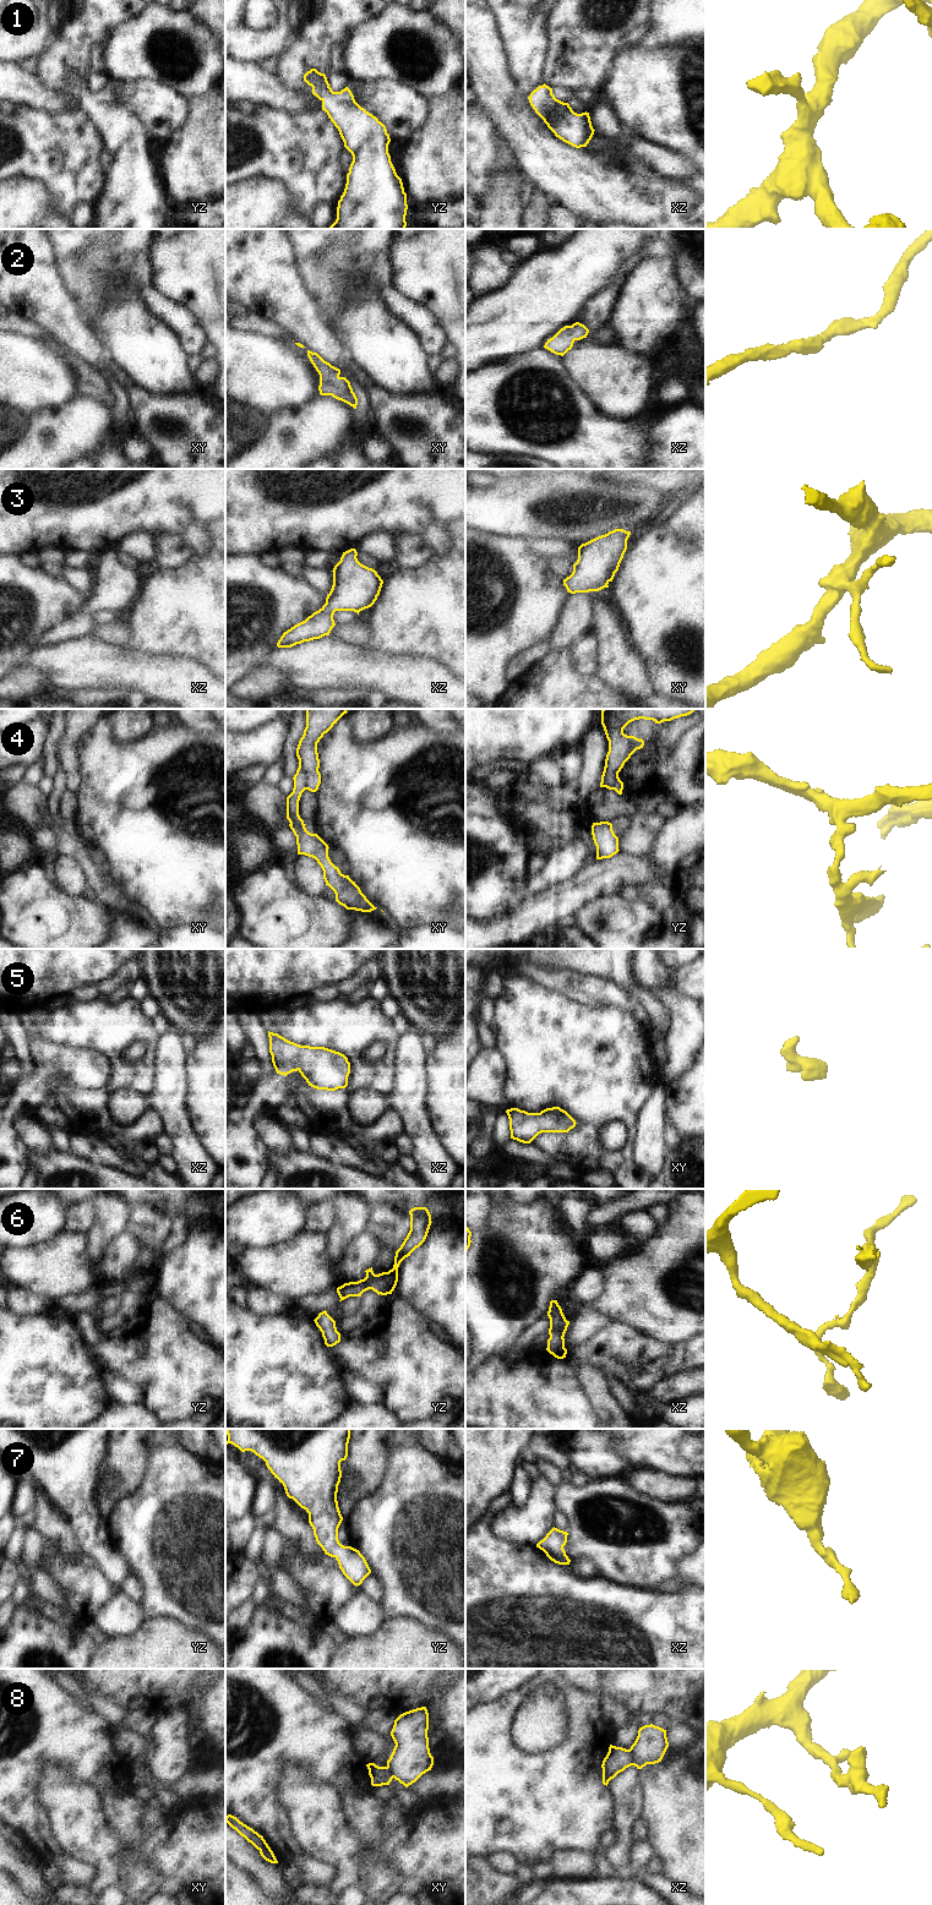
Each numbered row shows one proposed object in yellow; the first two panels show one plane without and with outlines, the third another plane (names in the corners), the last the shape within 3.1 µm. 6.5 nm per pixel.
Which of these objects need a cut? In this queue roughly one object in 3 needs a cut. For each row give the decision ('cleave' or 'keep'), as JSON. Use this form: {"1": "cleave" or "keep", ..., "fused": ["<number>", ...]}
{"1": "keep", "2": "keep", "3": "keep", "4": "cleave", "5": "keep", "6": "keep", "7": "keep", "8": "cleave", "fused": ["4", "8"]}

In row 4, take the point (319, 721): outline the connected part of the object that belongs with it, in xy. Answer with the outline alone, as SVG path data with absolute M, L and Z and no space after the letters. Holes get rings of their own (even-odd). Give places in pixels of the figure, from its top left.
M306 709L306 727L298 744L296 757L306 775L306 790L311 792L316 792L321 784L317 743L347 713L347 709Z

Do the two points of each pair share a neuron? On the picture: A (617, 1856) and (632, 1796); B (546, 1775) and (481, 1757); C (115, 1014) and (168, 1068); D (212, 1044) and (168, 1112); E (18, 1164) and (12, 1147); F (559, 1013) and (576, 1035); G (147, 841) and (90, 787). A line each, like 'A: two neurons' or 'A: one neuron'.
A: one neuron
B: one neuron
C: two neurons
D: two neurons
E: one neuron
F: one neuron
G: one neuron

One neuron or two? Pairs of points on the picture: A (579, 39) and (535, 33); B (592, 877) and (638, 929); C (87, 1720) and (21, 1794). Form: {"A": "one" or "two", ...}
{"A": "two", "B": "two", "C": "one"}

